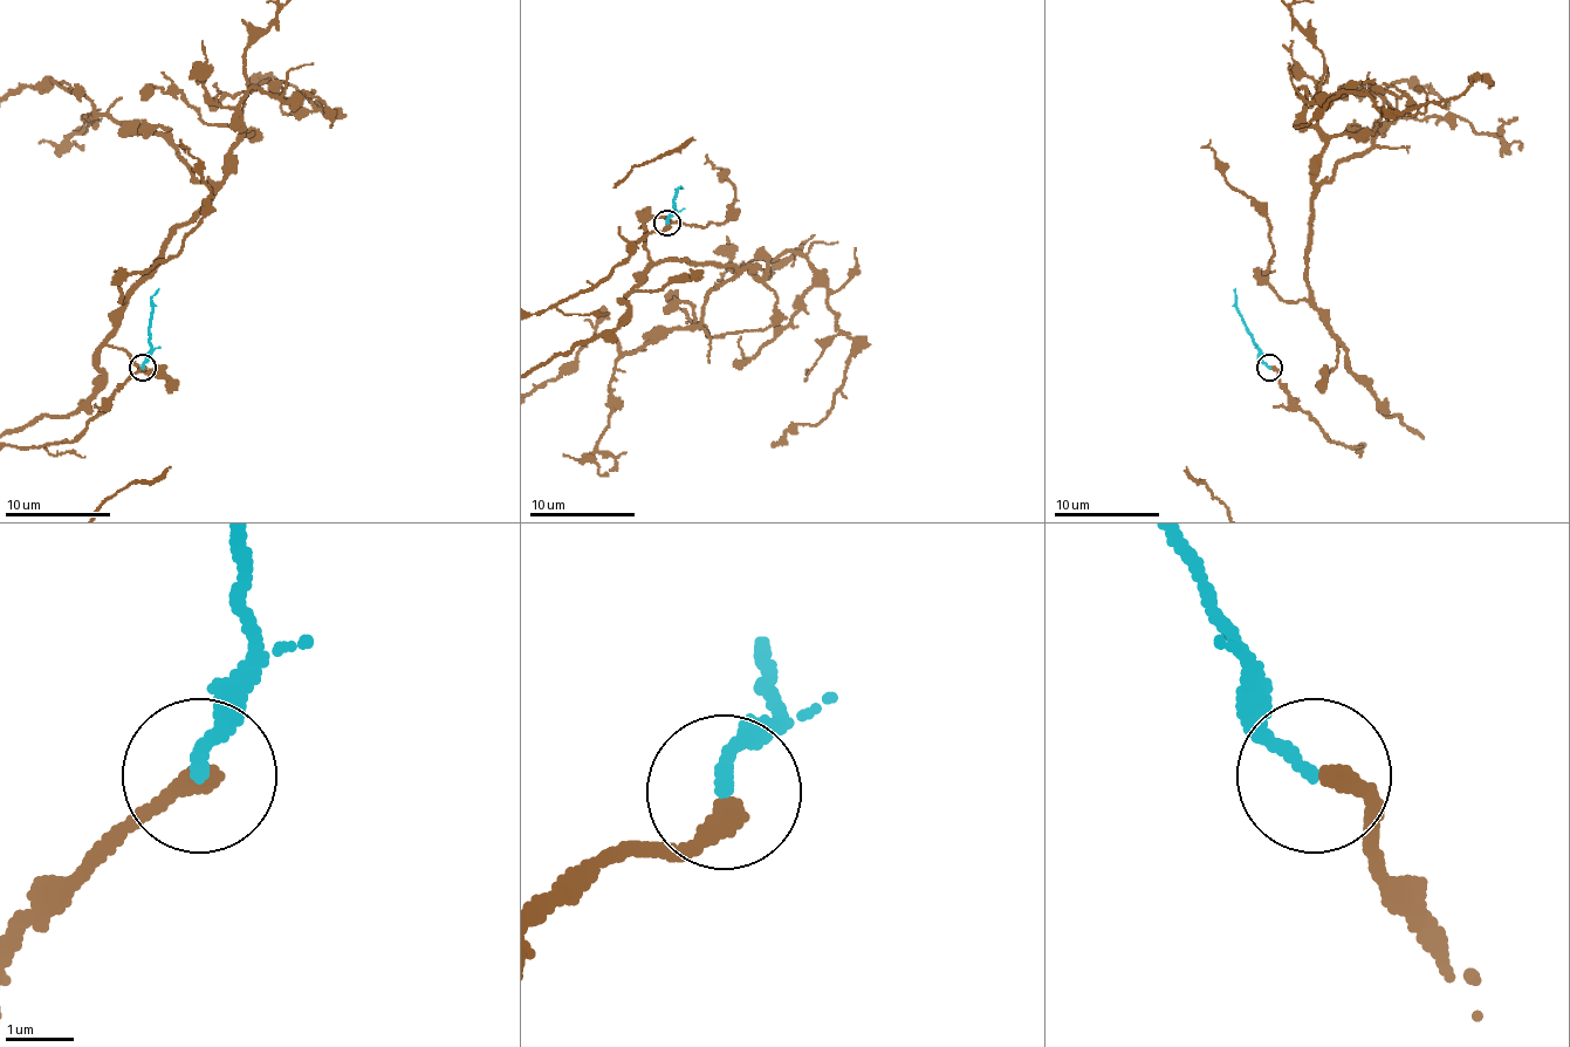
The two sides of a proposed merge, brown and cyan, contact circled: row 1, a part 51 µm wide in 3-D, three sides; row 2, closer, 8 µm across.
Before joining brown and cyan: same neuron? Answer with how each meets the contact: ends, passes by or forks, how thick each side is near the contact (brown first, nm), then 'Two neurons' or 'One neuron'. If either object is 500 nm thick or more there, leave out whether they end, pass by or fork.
At the ring brown ends. At the ring cyan ends. Thickness 320 nm (brown) against 180 nm. One neuron

